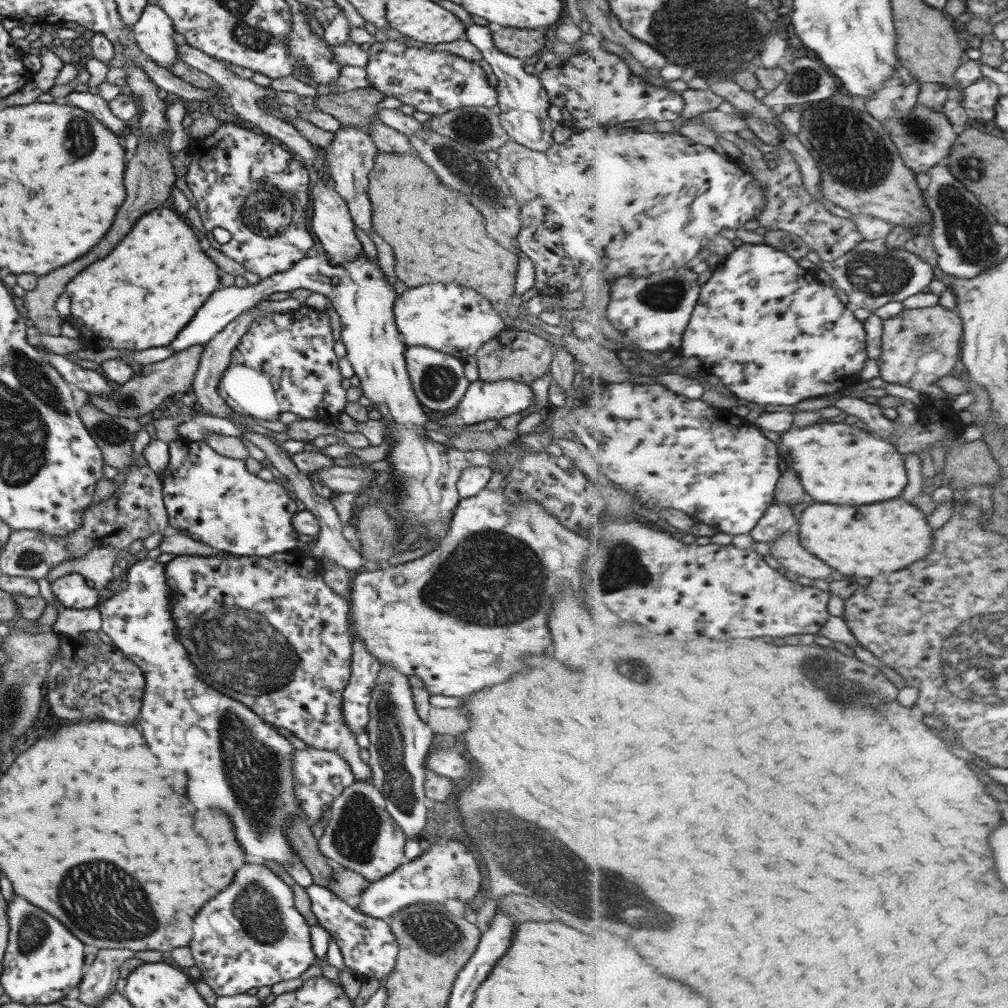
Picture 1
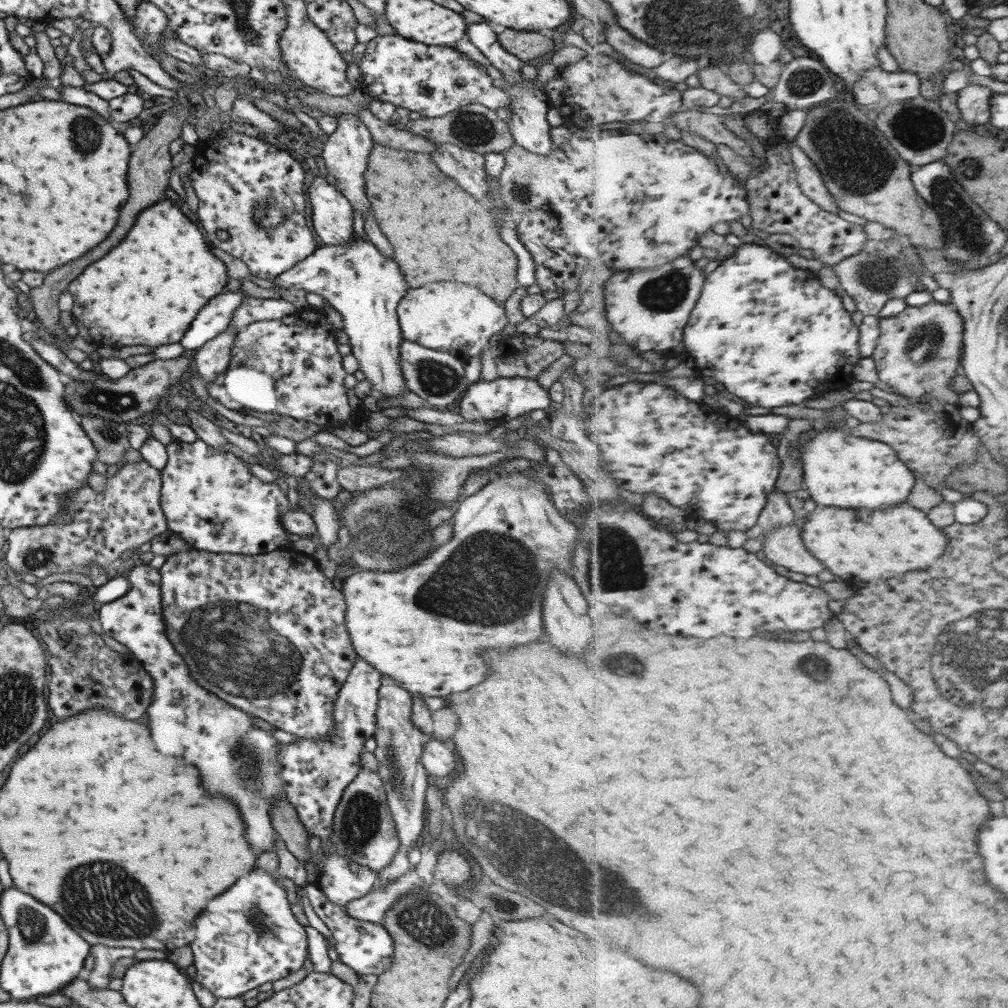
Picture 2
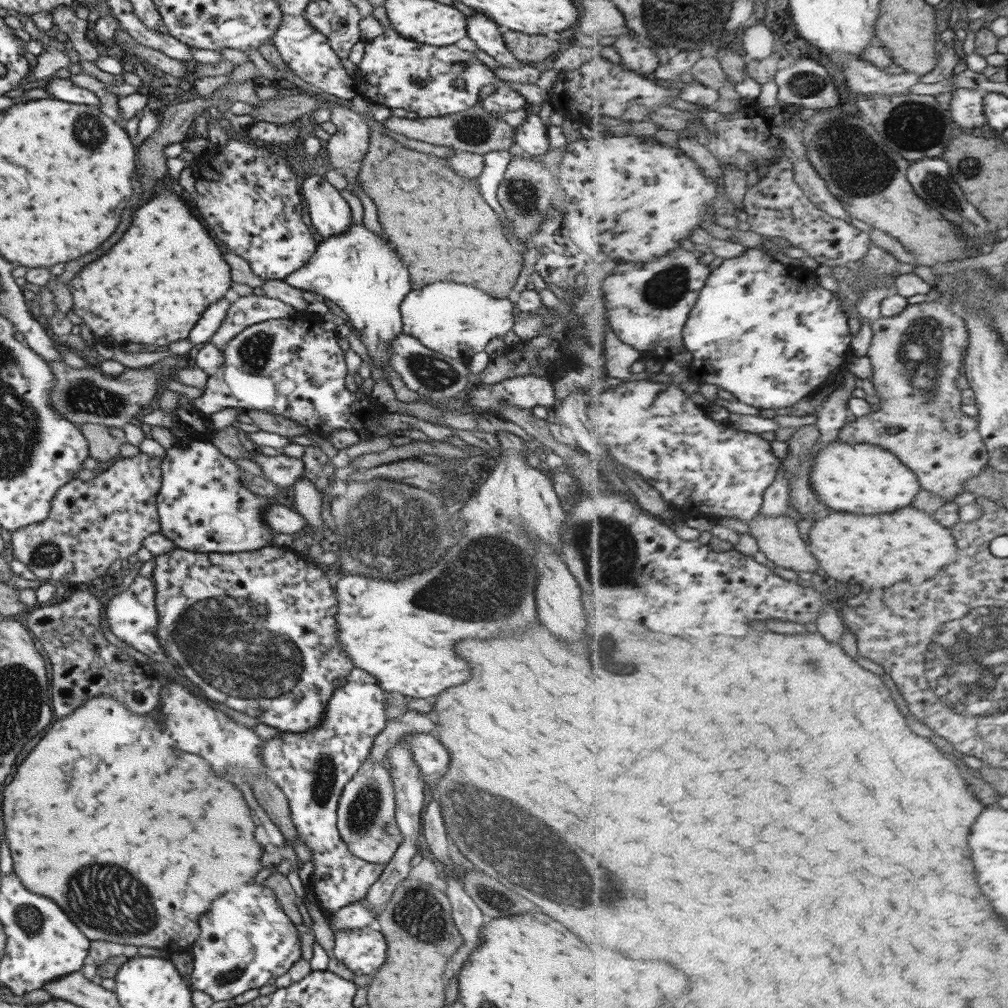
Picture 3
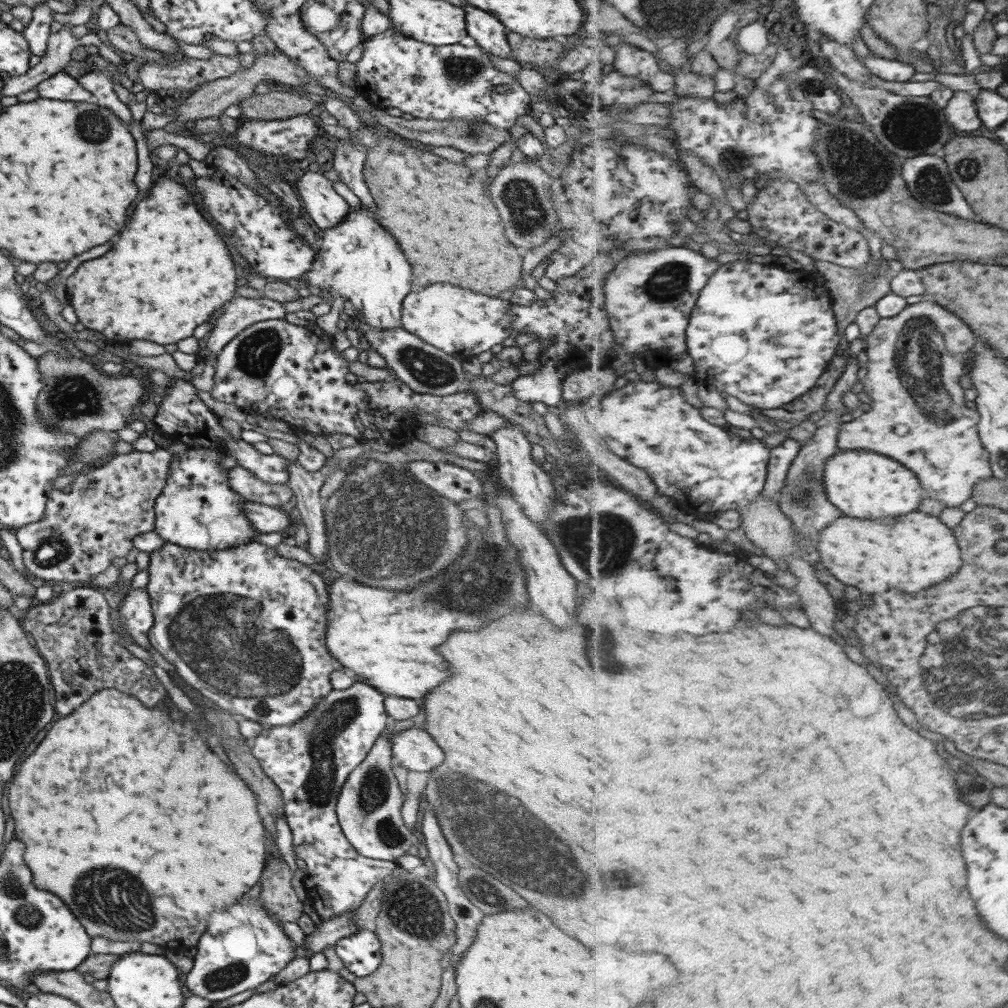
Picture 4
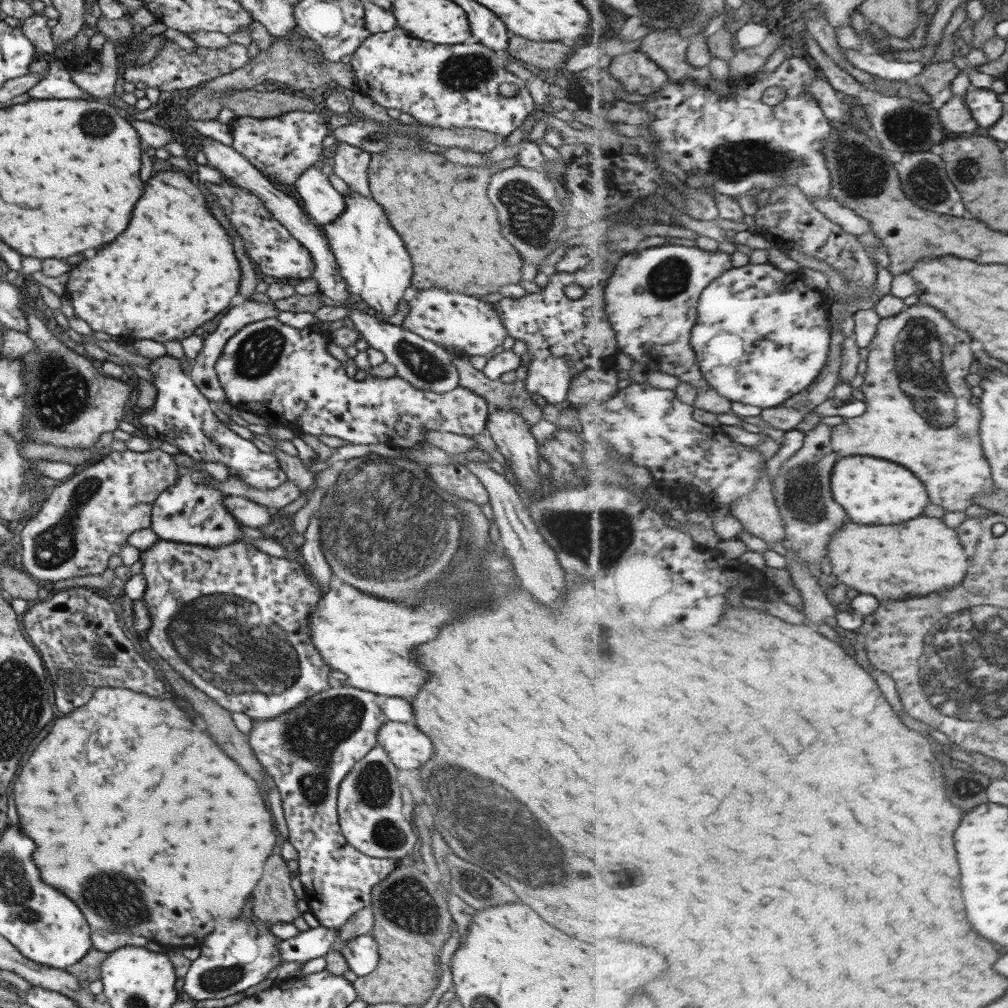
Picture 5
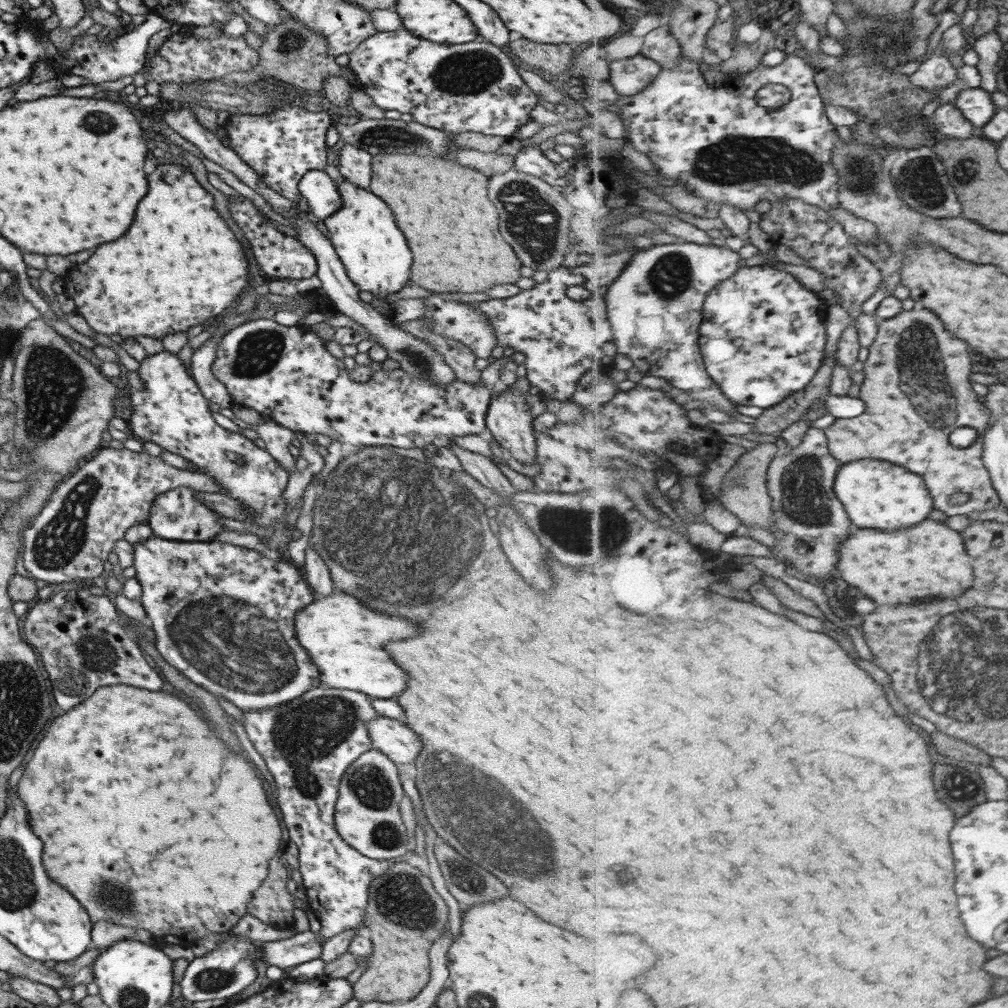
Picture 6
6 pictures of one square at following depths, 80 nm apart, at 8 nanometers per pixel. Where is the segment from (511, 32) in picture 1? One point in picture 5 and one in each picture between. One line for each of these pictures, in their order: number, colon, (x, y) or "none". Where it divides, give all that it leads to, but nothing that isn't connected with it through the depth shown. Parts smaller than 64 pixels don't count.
2: (525, 46)
3: (525, 48)
4: (545, 51)
5: (553, 54)

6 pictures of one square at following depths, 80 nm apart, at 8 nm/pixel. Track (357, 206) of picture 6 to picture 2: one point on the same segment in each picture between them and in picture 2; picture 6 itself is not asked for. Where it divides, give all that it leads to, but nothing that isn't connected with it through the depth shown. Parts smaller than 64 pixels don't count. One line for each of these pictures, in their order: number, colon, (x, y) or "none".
2: (364, 288)
3: (356, 270)
4: (357, 259)
5: (373, 264)

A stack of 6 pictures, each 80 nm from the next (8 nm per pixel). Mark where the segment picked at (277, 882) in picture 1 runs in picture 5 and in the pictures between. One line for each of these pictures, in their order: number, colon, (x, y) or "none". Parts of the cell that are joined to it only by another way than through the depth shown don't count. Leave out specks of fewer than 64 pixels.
2: (247, 936)
3: (245, 939)
4: (242, 946)
5: (235, 955)

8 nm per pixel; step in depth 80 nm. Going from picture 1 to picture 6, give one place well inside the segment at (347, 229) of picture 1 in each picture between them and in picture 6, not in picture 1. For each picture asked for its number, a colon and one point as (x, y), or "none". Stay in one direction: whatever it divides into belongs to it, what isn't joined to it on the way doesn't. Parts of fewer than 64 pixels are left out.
2: (331, 219)
3: (329, 213)
4: (326, 208)
5: (322, 203)
6: (321, 194)

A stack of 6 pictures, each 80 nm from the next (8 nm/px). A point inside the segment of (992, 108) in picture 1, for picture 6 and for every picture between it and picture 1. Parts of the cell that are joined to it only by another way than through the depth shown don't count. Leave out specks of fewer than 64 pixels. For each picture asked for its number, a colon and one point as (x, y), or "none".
2: (974, 101)
3: (968, 110)
4: (962, 110)
5: (955, 115)
6: (949, 119)

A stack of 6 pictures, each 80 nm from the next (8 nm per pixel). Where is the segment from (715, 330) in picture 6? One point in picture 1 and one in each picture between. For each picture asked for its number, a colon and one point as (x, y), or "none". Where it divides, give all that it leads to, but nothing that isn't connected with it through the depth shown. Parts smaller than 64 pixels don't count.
1: (777, 335)
2: (769, 331)
3: (767, 332)
4: (766, 354)
5: (763, 336)

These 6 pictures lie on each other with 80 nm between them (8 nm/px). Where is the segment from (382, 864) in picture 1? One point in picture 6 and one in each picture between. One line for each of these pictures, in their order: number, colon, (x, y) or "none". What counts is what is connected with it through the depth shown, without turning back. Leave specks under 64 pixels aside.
2: (362, 830)
3: (365, 821)
4: (368, 804)
5: (368, 807)
6: (366, 818)

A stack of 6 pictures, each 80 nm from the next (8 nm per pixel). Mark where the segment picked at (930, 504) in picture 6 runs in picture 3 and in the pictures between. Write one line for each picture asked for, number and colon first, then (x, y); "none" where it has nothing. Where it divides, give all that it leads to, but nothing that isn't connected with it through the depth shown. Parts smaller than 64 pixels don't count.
3: (861, 478)
4: (865, 484)
5: (875, 491)

